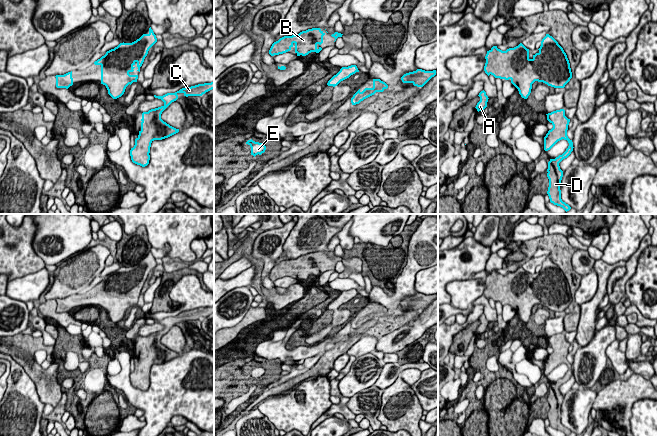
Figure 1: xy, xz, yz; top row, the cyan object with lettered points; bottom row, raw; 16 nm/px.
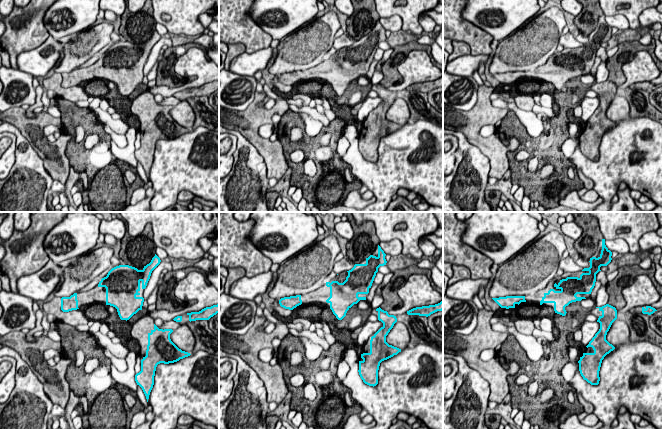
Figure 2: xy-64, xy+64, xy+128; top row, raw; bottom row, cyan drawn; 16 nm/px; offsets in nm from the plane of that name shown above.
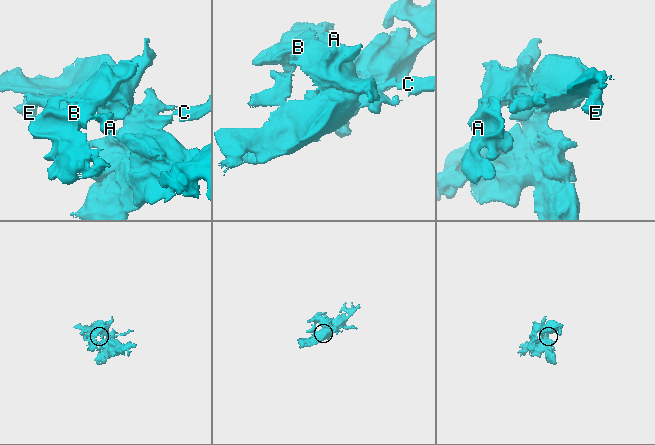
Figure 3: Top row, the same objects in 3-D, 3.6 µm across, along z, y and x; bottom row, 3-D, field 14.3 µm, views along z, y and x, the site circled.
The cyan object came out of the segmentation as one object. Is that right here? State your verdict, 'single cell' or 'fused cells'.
fused cells

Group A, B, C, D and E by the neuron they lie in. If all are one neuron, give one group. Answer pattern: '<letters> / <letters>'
A / B C D E

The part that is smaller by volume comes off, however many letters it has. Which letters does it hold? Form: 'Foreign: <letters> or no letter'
Foreign: A

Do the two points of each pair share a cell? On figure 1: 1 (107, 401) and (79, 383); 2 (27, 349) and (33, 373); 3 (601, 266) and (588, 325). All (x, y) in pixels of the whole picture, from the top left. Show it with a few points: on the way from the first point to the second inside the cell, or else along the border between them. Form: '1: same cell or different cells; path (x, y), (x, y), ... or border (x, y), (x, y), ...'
1: same cell; path (100, 400), (86, 387)
2: same cell; path (27, 355), (27, 362), (31, 367)
3: same cell; path (602, 281), (602, 290), (588, 310)

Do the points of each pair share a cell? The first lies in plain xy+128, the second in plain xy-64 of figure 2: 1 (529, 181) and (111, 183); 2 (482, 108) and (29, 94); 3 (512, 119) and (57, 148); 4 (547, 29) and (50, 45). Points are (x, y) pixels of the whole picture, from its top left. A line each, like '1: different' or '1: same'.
1: same
2: different
3: different
4: different

